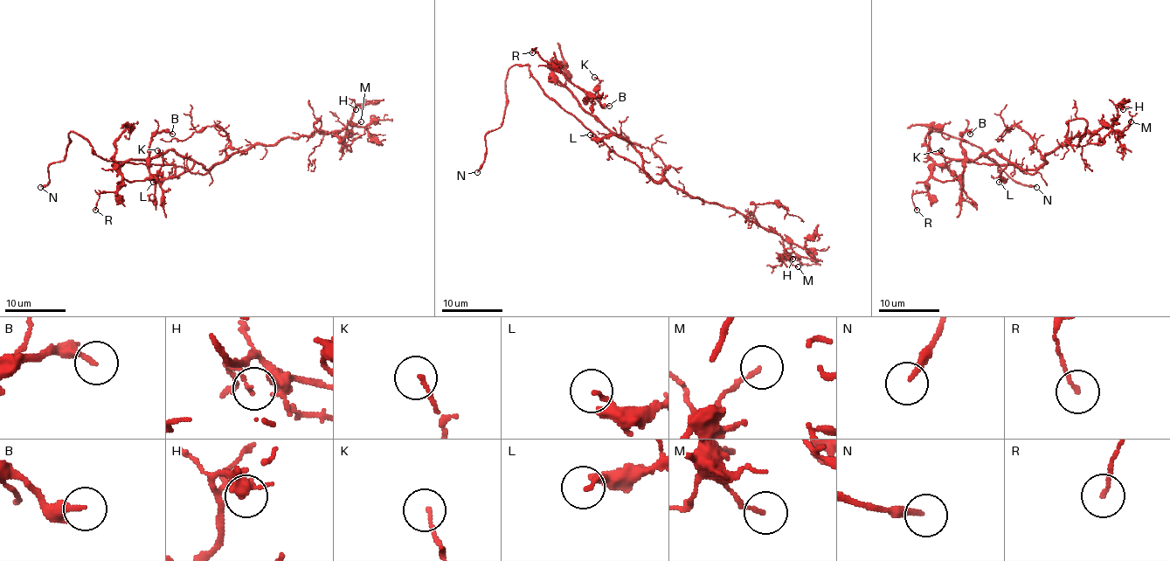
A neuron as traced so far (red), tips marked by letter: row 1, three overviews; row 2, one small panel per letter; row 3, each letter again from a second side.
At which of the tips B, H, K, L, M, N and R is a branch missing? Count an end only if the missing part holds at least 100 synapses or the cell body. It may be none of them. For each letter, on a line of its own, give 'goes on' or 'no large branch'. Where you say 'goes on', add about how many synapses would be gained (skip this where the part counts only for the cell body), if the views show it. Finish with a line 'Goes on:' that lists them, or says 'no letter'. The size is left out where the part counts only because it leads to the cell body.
B: no large branch
H: no large branch
K: no large branch
L: no large branch
M: no large branch
N: goes on
R: no large branch
Goes on: N

